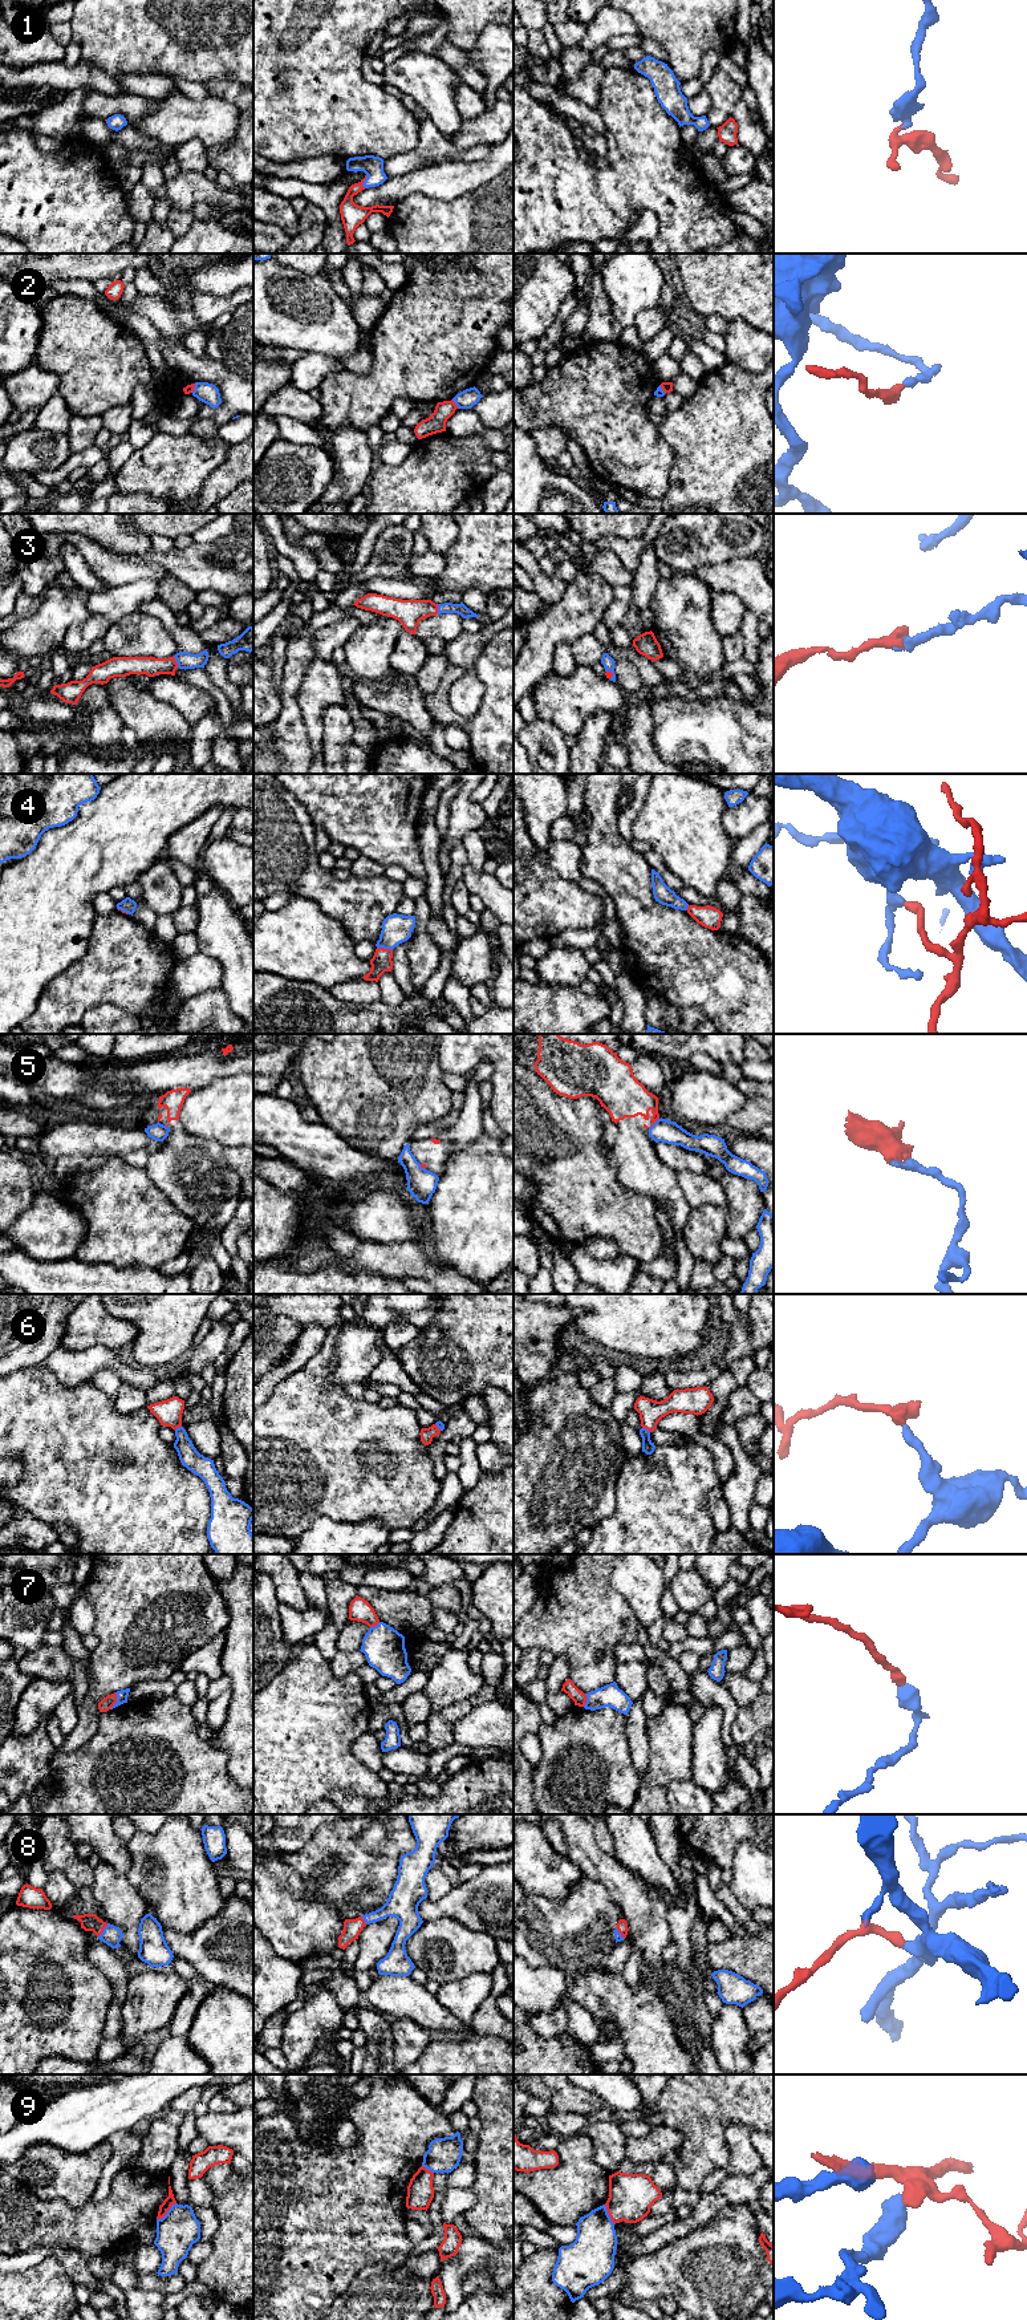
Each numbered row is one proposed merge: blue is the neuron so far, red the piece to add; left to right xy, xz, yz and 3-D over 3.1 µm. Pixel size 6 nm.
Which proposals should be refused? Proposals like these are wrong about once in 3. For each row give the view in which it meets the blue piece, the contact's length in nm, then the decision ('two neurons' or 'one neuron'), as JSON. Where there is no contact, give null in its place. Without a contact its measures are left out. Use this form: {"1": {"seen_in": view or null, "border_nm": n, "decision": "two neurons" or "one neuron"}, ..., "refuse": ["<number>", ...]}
{"1": {"seen_in": "xz", "border_nm": 90, "decision": "one neuron"}, "2": {"seen_in": "xz", "border_nm": 70, "decision": "two neurons"}, "3": {"seen_in": "xy", "border_nm": 80, "decision": "one neuron"}, "4": {"seen_in": "xz", "border_nm": 100, "decision": "two neurons"}, "5": {"seen_in": "yz", "border_nm": 90, "decision": "two neurons"}, "6": {"seen_in": "yz", "border_nm": 60, "decision": "one neuron"}, "7": {"seen_in": "xy", "border_nm": 110, "decision": "one neuron"}, "8": {"seen_in": "xy", "border_nm": 110, "decision": "one neuron"}, "9": {"seen_in": "xy", "border_nm": 160, "decision": "two neurons"}, "refuse": ["2", "4", "5", "9"]}

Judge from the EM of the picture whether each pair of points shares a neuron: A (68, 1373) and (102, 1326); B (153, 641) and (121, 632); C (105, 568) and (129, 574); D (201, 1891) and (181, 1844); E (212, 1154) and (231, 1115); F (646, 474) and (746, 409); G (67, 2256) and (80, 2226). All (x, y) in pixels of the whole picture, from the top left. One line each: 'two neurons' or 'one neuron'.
A: two neurons
B: one neuron
C: one neuron
D: one neuron
E: two neurons
F: two neurons
G: two neurons

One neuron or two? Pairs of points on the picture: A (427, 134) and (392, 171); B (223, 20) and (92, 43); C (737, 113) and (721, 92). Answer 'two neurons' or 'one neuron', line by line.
A: one neuron
B: one neuron
C: two neurons

